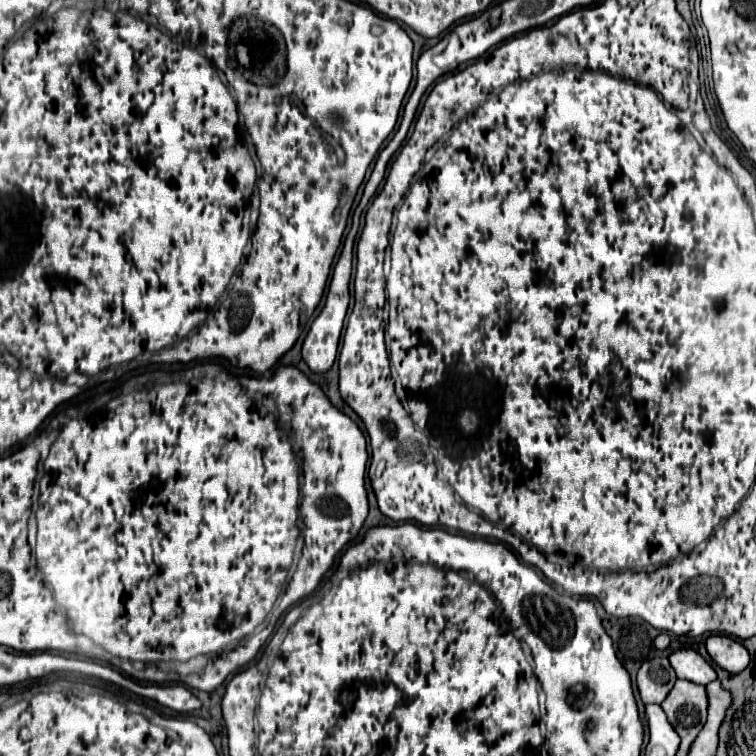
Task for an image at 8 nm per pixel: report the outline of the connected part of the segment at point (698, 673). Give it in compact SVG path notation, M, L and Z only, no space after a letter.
M692 648L672 650L668 660L670 660L678 678L690 680L694 684L704 684L704 686L716 678L714 668Z

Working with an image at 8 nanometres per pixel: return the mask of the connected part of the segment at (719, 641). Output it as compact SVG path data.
M712 634L706 640L706 650L710 654L710 658L724 670L728 670L730 674L738 674L742 672L748 662L750 662L750 654L748 650L742 646L742 642L730 638L730 636L722 636L722 634Z

